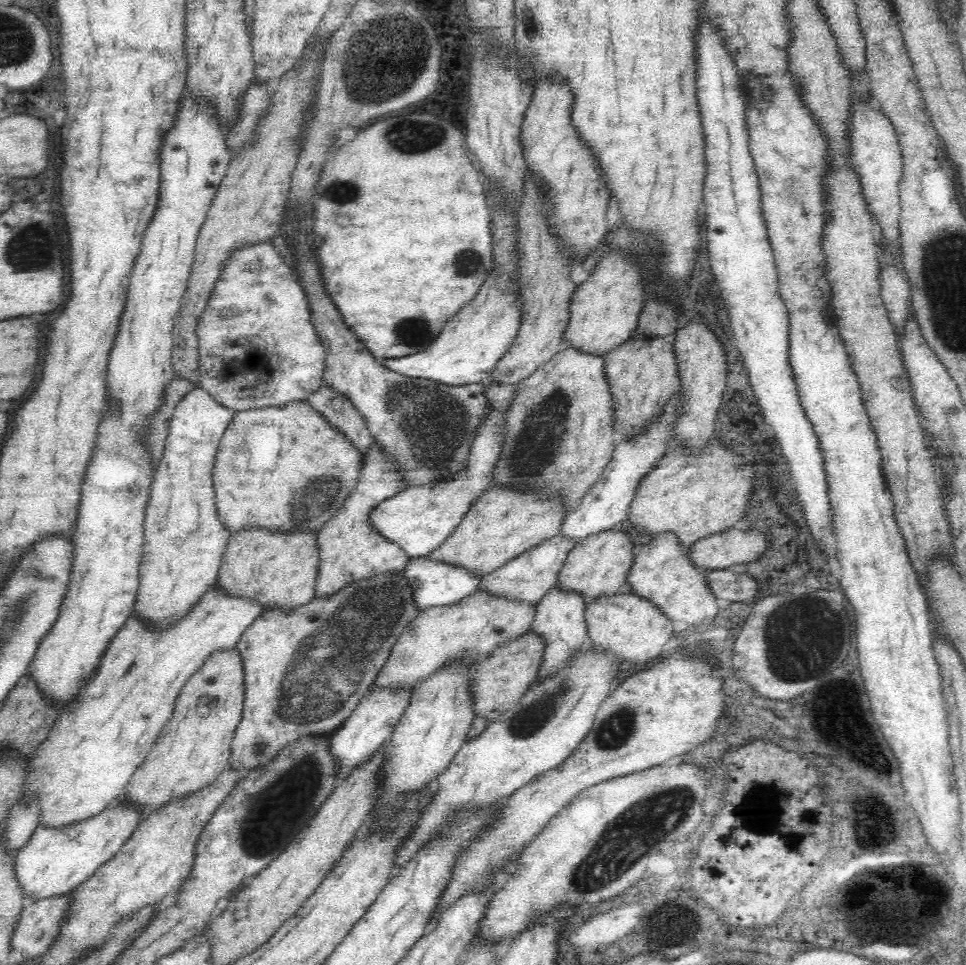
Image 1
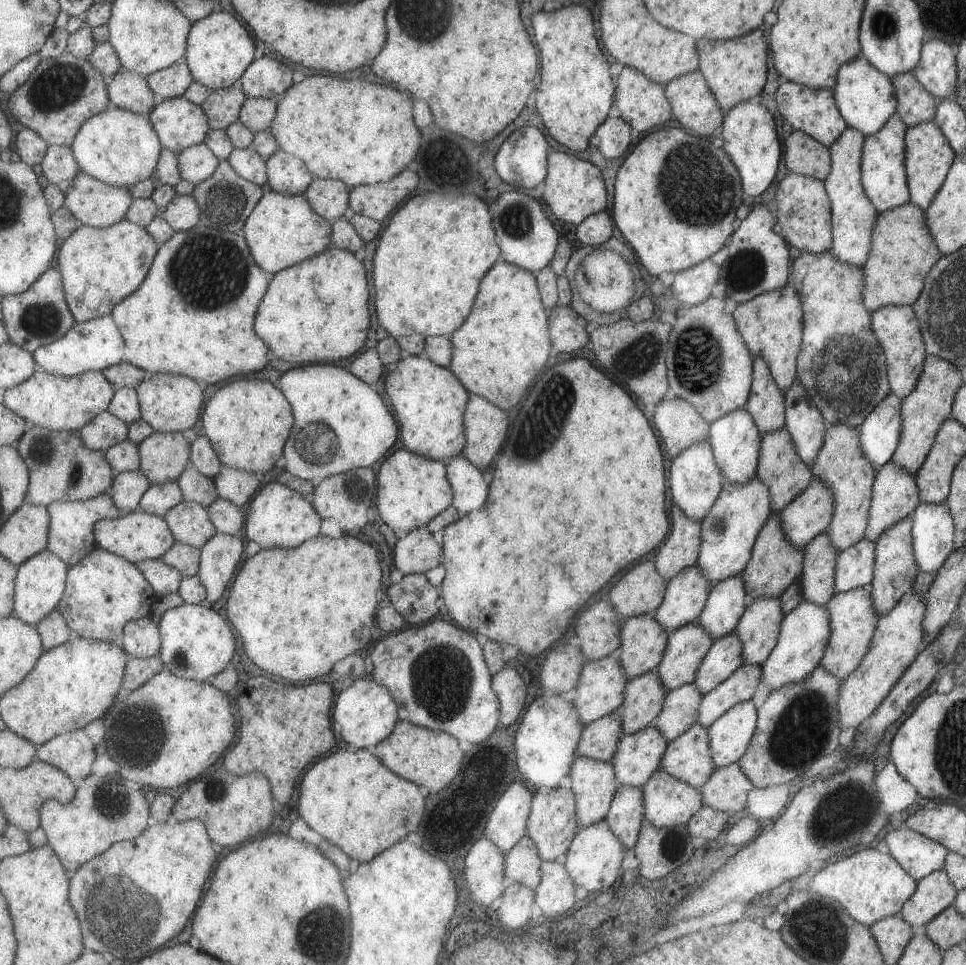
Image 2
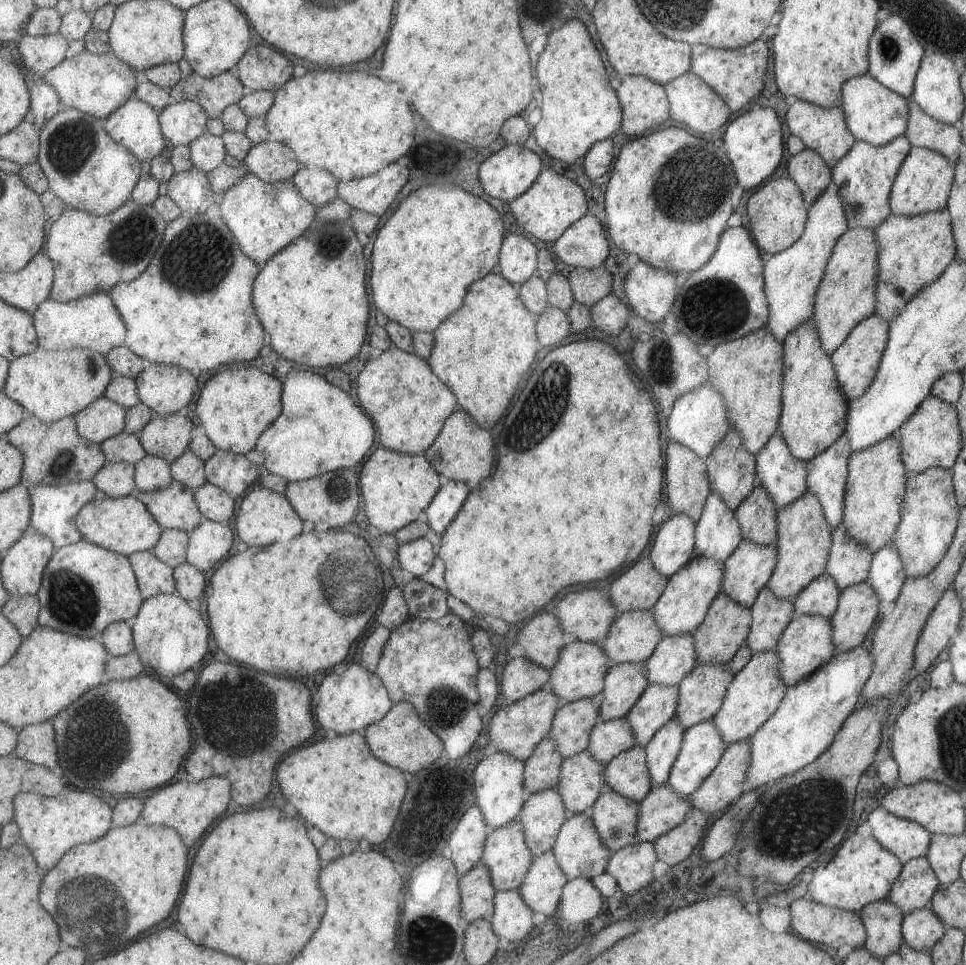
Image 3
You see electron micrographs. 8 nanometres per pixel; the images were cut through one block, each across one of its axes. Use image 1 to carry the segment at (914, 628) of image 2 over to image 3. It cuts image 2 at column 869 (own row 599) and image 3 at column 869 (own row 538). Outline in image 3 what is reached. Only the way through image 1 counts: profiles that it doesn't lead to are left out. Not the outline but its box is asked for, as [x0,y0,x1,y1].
[745,646,873,790]

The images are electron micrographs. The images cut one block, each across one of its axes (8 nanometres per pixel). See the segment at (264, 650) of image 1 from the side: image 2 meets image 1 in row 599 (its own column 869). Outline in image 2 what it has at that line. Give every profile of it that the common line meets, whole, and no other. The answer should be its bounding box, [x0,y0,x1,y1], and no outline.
[784,253,889,466]

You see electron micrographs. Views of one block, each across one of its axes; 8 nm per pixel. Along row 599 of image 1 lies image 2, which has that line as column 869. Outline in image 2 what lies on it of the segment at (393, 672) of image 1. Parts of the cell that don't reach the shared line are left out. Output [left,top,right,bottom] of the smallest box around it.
[809,423,876,552]

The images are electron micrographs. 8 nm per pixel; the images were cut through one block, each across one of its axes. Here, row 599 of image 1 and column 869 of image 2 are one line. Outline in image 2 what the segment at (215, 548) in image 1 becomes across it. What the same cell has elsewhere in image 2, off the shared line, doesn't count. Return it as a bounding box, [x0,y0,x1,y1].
[861,112,909,213]

